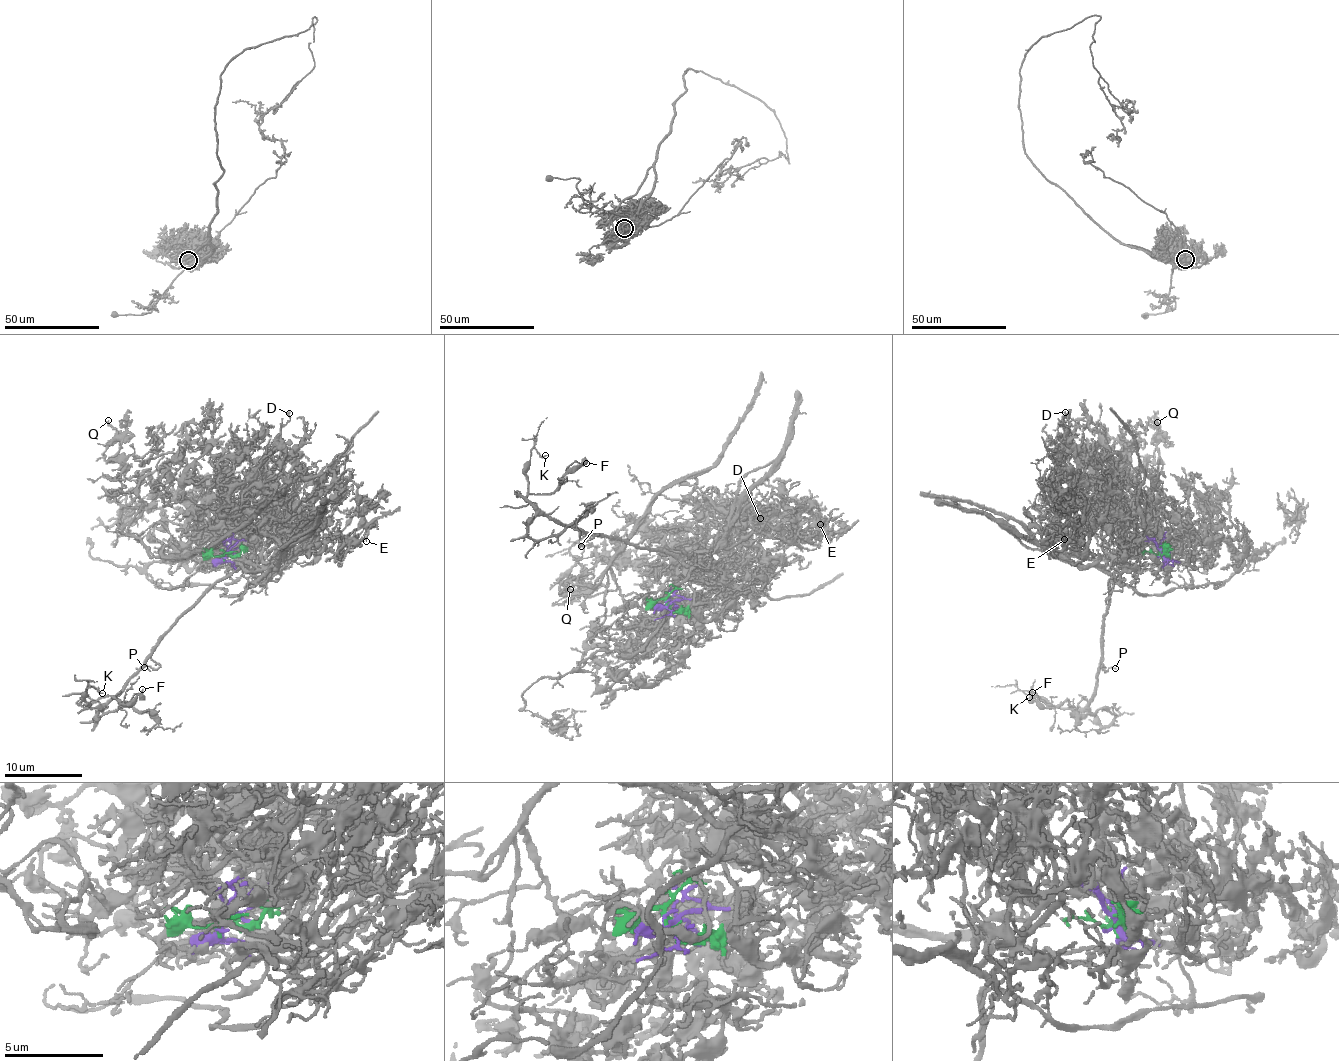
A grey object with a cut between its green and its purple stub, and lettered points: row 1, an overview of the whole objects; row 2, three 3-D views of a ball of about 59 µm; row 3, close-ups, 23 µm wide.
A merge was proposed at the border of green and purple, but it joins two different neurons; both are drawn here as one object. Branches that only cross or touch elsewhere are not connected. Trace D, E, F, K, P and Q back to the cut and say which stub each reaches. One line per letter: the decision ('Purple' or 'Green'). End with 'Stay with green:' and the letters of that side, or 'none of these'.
D: Green
E: Green
F: Purple
K: Purple
P: Purple
Q: Green
Stay with green: D, E, Q

